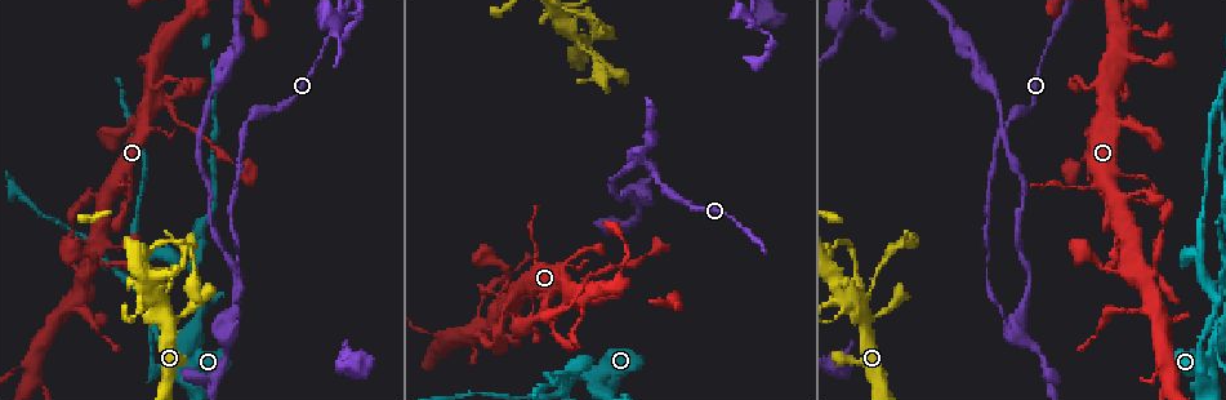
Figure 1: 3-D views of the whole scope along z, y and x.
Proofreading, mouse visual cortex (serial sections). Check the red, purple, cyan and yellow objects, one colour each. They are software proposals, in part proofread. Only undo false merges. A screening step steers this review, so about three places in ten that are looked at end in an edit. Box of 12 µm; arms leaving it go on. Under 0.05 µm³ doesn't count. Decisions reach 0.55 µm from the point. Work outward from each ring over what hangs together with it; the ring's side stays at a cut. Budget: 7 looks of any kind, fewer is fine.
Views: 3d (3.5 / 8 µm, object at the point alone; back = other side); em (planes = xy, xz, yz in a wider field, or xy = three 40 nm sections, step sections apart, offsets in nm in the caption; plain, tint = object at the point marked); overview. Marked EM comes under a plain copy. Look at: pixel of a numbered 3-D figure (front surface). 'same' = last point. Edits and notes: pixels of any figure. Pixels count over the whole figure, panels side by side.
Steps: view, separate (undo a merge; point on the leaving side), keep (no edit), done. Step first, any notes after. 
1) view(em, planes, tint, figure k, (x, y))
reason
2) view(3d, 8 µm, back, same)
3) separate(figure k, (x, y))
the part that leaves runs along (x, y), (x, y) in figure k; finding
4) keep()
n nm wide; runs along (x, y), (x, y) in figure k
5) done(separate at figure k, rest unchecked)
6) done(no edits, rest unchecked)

view(3d, 8 µm, figure 1, (584, 376))
thin arm on a thick one

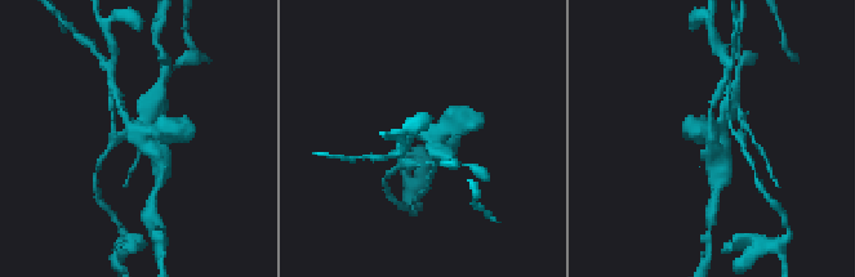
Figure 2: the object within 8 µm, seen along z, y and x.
view(em, xy, step 5, tint, figure 2, (711, 125))

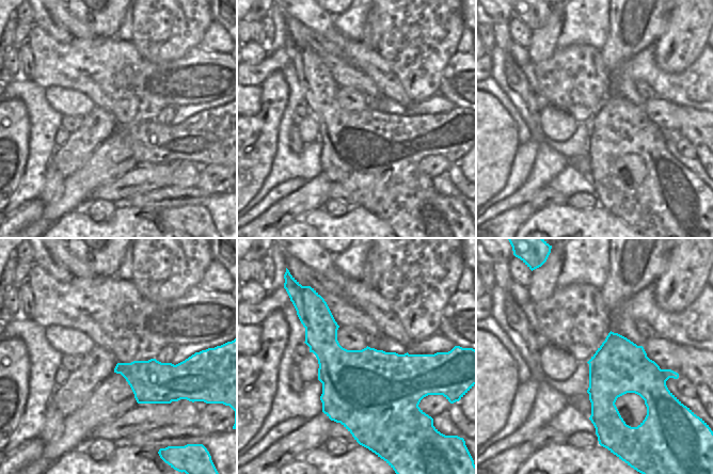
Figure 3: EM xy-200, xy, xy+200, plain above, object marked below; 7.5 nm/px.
separate(figure 2, (427, 150))
the part that leaves runs along (112, 68), (115, 50), (105, 27) in figure 2; a second cell is stuck on

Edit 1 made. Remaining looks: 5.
view(overview)
redraw

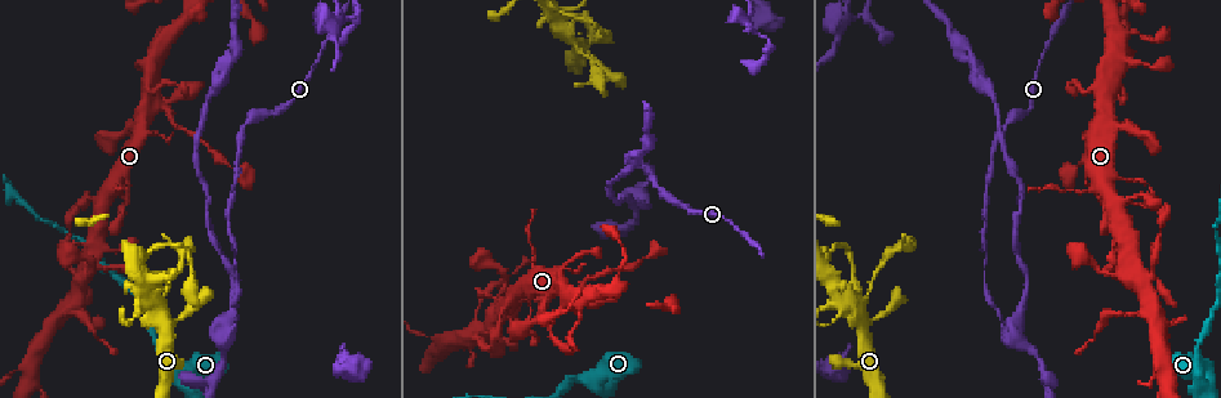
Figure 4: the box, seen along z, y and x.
view(3d, 3.5 µm, figure 4, (1150, 310))
sharp bend

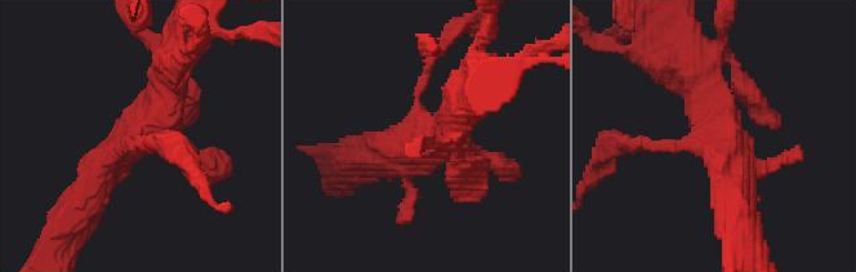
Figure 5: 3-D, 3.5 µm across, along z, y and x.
view(em, xy, step 1, tint, figure 5, (722, 130))

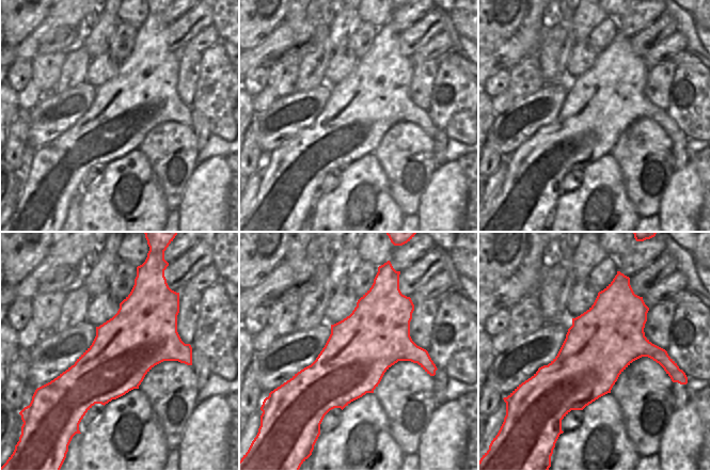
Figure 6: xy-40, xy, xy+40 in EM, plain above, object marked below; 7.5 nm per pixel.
keep()
runs along (172, 63), (164, 110), (84, 194) in figure 5; one cell here

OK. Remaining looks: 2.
view(3d, 3.5 µm, figure 4, (129, 195))
sharp bend

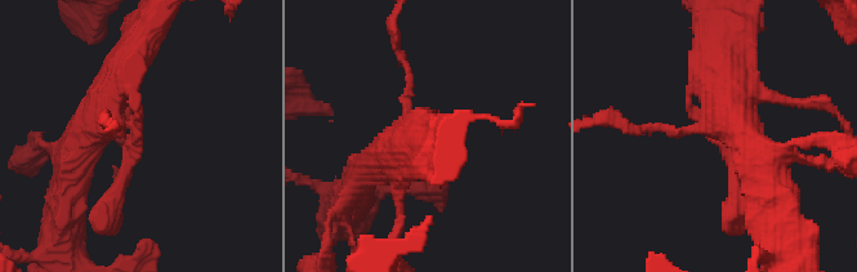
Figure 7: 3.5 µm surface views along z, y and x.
view(em, xy, step 5, tint, figure 7, (135, 137))

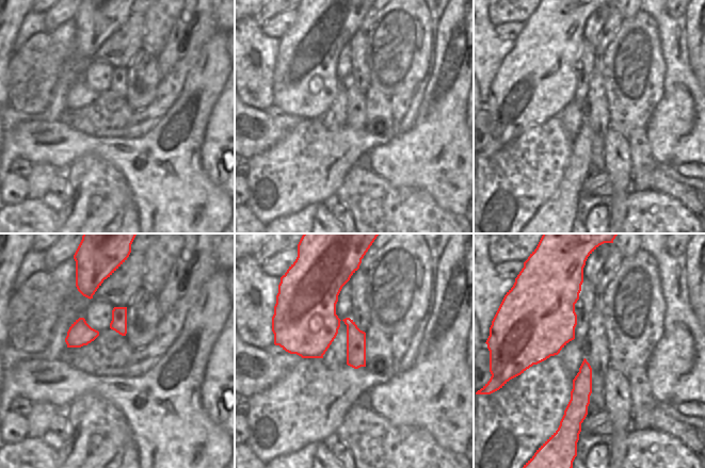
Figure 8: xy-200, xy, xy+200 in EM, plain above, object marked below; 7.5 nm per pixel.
keep()
runs along (114, 77), (102, 108), (134, 156), (106, 212) in figure 7; continuous, no second cell

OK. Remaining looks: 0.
done(separate at figure 2, rest unchecked)

